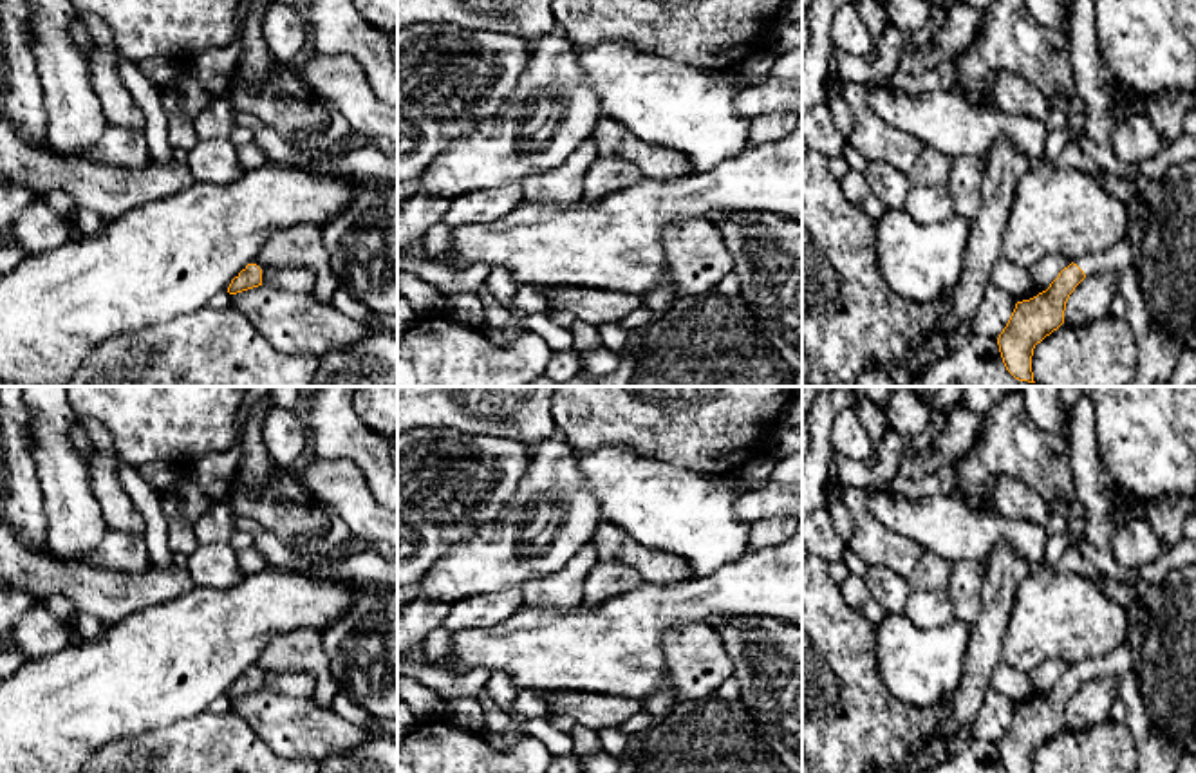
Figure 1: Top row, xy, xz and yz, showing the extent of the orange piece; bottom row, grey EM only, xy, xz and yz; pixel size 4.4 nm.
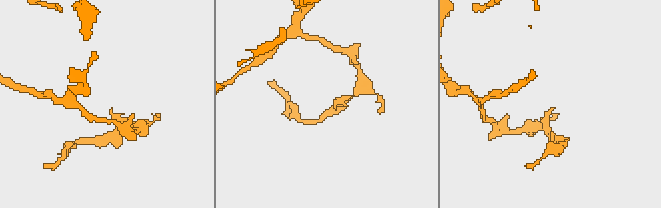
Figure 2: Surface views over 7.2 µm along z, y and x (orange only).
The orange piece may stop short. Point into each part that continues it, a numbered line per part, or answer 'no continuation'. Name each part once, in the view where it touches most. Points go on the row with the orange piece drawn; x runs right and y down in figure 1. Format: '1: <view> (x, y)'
1: xy (300, 280)

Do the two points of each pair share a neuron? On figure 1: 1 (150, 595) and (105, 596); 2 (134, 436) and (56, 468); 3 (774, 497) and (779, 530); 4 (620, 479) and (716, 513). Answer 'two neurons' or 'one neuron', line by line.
1: one neuron
2: two neurons
3: two neurons
4: one neuron

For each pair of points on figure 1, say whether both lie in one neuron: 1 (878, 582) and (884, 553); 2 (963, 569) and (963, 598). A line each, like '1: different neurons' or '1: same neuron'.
1: different neurons
2: same neuron

